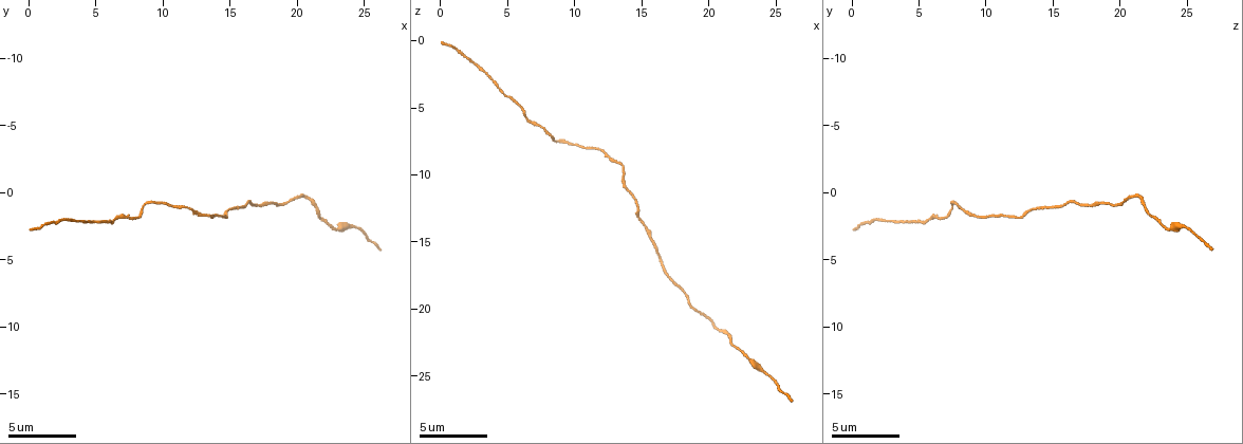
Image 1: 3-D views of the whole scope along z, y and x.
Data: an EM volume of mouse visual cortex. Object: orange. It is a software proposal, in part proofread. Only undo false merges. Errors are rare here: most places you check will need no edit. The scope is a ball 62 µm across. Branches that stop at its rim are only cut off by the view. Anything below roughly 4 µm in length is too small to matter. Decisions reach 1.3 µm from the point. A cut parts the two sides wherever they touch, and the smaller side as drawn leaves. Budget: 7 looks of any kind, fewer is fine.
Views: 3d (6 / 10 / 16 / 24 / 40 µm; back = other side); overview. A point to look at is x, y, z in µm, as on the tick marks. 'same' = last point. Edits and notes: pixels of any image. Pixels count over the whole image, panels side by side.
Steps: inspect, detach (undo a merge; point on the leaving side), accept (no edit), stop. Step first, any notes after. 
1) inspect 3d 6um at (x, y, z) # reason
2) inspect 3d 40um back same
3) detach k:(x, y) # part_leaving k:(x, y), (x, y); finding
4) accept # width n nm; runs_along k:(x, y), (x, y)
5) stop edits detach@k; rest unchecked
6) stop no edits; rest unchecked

inspect 3d 6um at (8.0, 1.8, 6.6) # thick turns thin

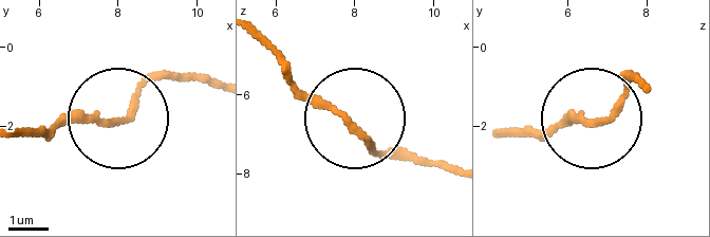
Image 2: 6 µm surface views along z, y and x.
inspect 3d 6um back at (7.85, 1.85, 6.75)

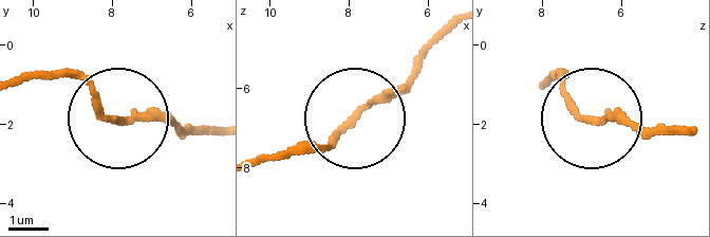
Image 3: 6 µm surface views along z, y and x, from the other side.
accept # width 160 nm; runs_along 3:(256, 163), (330, 146), (444, 32); one neuron here

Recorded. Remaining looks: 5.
inspect 3d 10um at (22.4, 2.4, 23.2) # thick turns thin

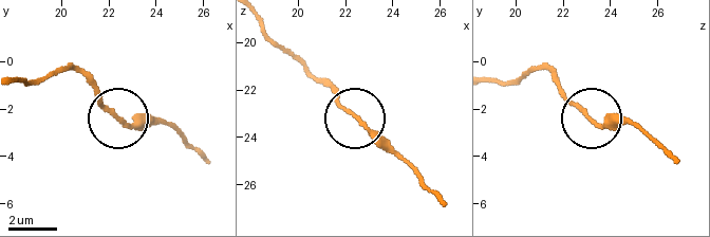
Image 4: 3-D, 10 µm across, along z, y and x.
inspect 3d 10um back at (22.6, 2.4, 23.2) # other side

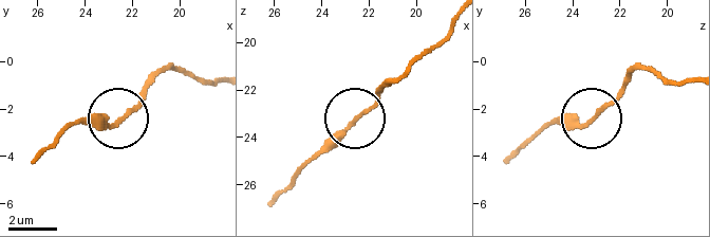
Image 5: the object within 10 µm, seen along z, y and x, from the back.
accept # runs_along 5:(454, 26), (306, 164); continuous, no second neuron

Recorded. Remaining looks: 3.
inspect 3d 10um at (14.8, 1.8, 12.6)

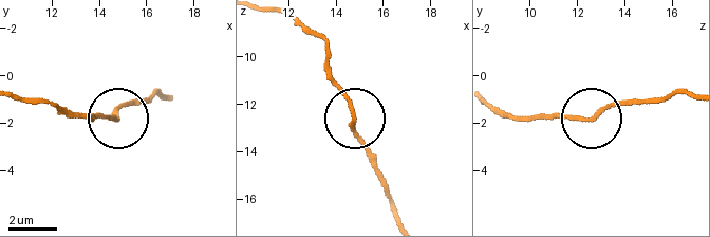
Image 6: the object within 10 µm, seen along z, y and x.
accept # runs_along 6:(353, 115), (371, 166); one neuron here

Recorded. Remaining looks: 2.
stop no edits; rest unchecked

